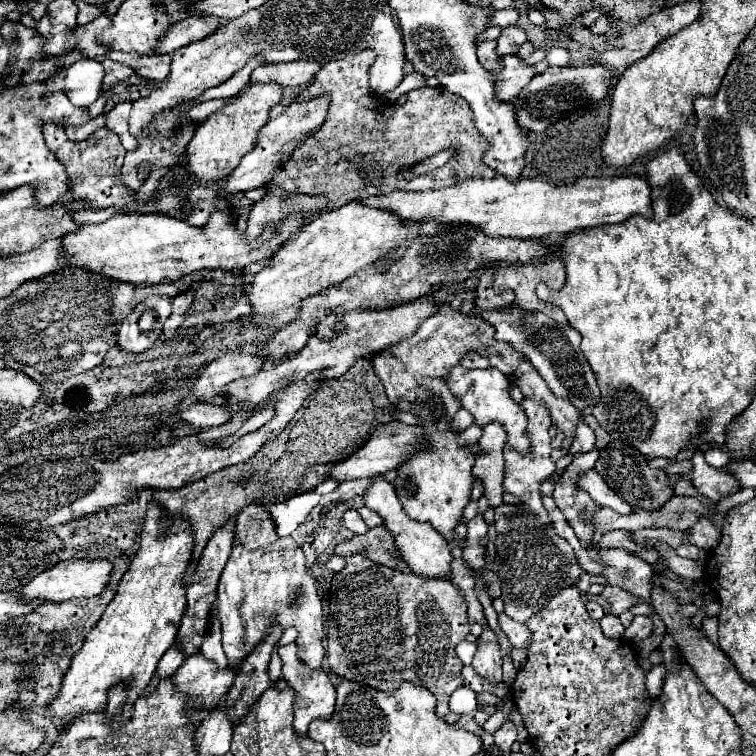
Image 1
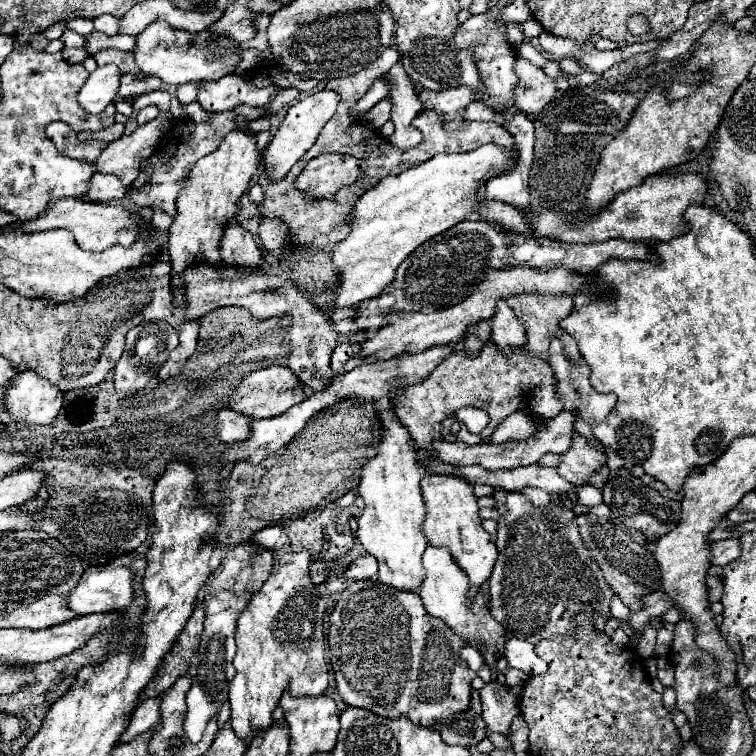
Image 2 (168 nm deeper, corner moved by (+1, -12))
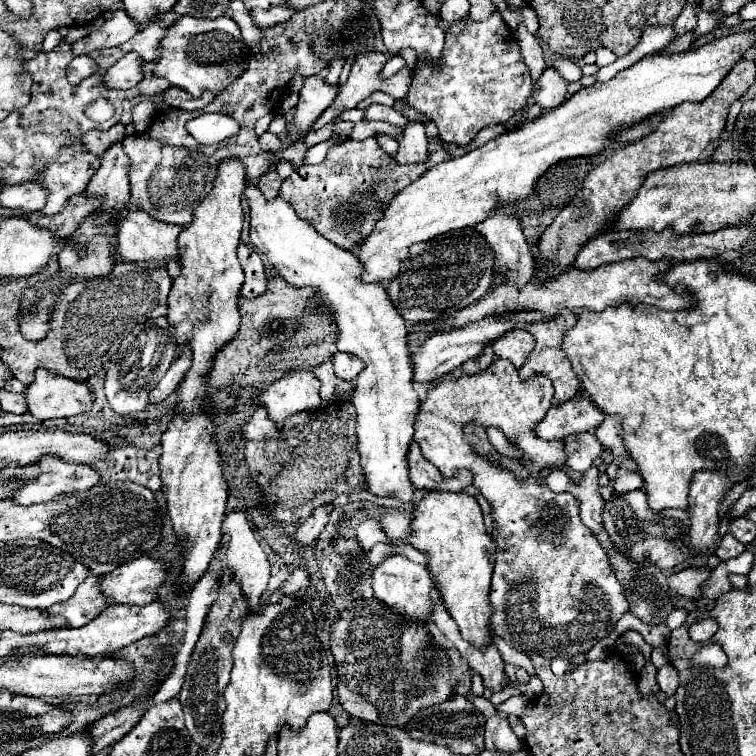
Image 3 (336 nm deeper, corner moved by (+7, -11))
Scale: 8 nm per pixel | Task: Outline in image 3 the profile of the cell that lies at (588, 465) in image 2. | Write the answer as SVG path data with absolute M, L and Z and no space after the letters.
M590 467L588 471L584 471L584 479L580 485L570 487L570 493L576 495L576 499L580 499L580 517L594 535L604 531L604 525L602 525L604 499L600 495L598 487L600 485L598 485L598 469L596 467Z

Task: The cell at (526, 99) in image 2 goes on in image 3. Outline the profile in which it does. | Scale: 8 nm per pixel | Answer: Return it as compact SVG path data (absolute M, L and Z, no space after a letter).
M548 67L538 79L536 103L542 109L552 109L562 105L566 99L568 99L568 81L562 79L562 75L556 69Z

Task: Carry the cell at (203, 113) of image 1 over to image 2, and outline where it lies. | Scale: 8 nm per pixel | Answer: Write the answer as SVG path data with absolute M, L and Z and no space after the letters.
M296 88L279 89L276 97L263 107L269 113L275 113L284 107L290 107L299 95L300 91Z

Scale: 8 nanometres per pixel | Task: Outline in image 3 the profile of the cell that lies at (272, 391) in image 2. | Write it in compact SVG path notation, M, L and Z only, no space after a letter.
M296 371L272 383L264 393L254 397L254 403L268 409L272 421L284 423L296 413L320 407L320 381L312 371Z

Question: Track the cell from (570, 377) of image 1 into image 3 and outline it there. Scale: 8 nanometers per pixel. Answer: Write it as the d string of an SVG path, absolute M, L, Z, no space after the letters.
M606 415L604 423L600 423L600 427L596 429L596 437L602 443L602 447L612 449L612 453L614 453L614 459L608 467L608 477L614 481L618 477L618 469L620 469L622 461L630 459L630 453L624 445L624 439L622 439L622 419L620 419L620 415Z

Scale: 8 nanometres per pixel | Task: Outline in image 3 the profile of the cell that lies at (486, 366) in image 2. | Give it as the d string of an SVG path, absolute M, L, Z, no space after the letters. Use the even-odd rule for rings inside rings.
M496 359L492 367L478 375L462 375L456 381L444 377L434 387L430 387L428 399L420 405L414 423L414 441L420 445L422 455L430 463L434 463L444 477L452 477L458 469L468 469L472 473L472 485L486 497L492 507L494 521L498 525L498 529L494 529L492 533L498 551L490 591L490 601L494 607L494 633L520 653L538 653L546 659L572 659L574 655L588 653L600 639L608 637L616 629L618 619L628 611L628 601L626 591L618 583L612 563L608 561L608 553L600 547L596 535L592 535L592 531L588 531L588 527L584 527L580 519L580 501L572 493L554 493L542 479L544 471L566 465L564 441L542 441L534 433L536 425L552 407L552 397L552 381L548 381L544 375L520 379L518 369L512 363L508 363L506 359ZM468 423L500 429L506 439L522 451L524 461L532 465L528 477L518 479L514 473L502 469L498 463L488 461L488 457L476 453L462 433L464 425Z

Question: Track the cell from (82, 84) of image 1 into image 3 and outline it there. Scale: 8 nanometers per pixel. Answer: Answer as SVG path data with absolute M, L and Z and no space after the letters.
M128 53L126 57L122 57L116 65L112 65L104 77L108 89L132 89L136 87L142 77L142 63L144 59L138 53Z

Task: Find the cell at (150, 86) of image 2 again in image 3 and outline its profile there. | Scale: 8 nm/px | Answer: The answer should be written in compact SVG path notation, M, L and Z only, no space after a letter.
M146 63L144 65L144 79L142 79L142 83L138 83L138 89L144 95L162 95L166 89L170 89L170 83L166 79L154 75L154 63Z

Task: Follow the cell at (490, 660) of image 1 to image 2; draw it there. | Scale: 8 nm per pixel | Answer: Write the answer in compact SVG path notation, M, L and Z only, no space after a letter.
M488 682L480 688L482 700L482 718L488 724L488 732L508 734L510 722L520 714L518 698L508 692L504 684Z

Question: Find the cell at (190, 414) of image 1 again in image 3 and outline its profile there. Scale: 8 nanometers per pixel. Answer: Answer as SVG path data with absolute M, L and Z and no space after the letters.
M258 409L252 419L244 425L244 437L246 439L280 439L282 437L282 429L266 415L264 409Z

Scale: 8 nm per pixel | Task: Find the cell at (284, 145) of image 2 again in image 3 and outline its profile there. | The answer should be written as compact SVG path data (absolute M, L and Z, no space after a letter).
M306 77L300 89L300 103L296 107L296 115L292 121L292 131L298 139L302 139L314 121L330 107L334 97L338 95L338 87L328 85L322 77Z

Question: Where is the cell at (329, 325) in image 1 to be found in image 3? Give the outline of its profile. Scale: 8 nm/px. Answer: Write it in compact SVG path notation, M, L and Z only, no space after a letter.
M348 353L334 355L332 363L336 369L336 377L340 377L344 381L354 381L358 377L358 373L364 369L364 363L360 363L360 359L356 359L356 355L348 355Z

